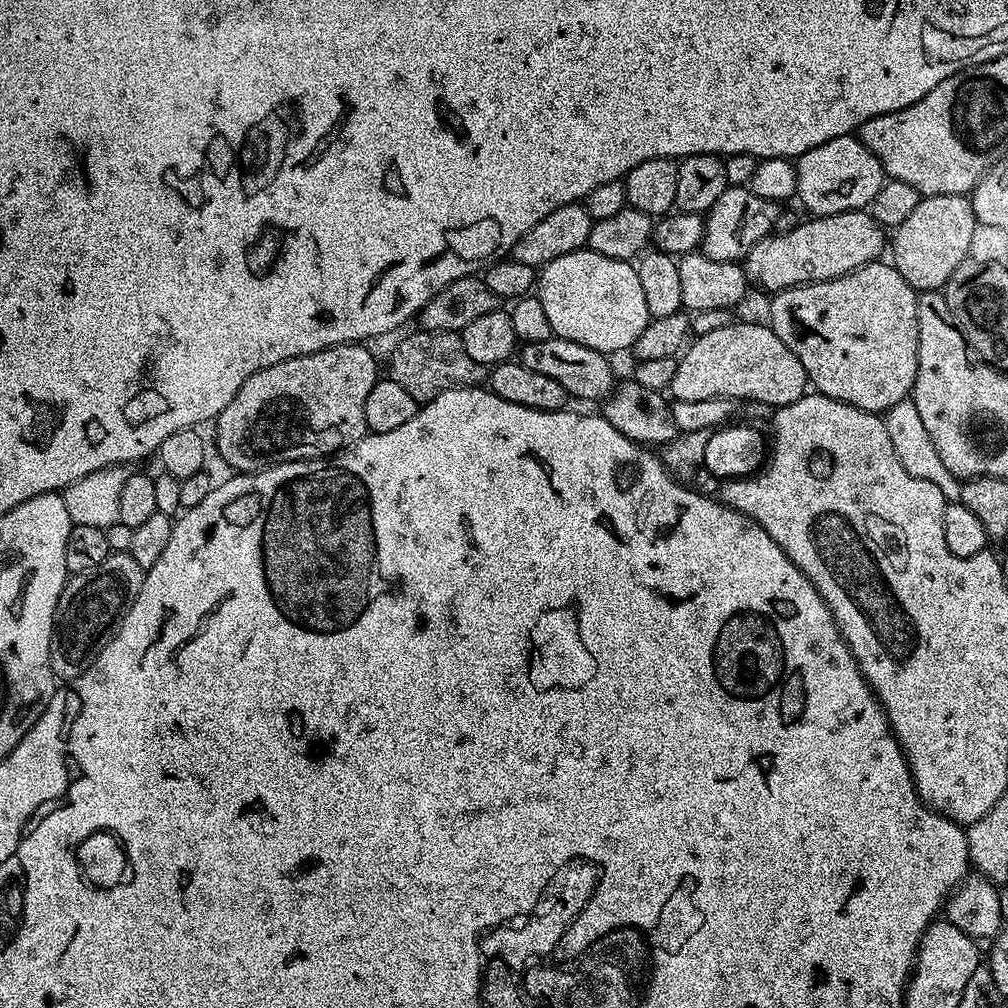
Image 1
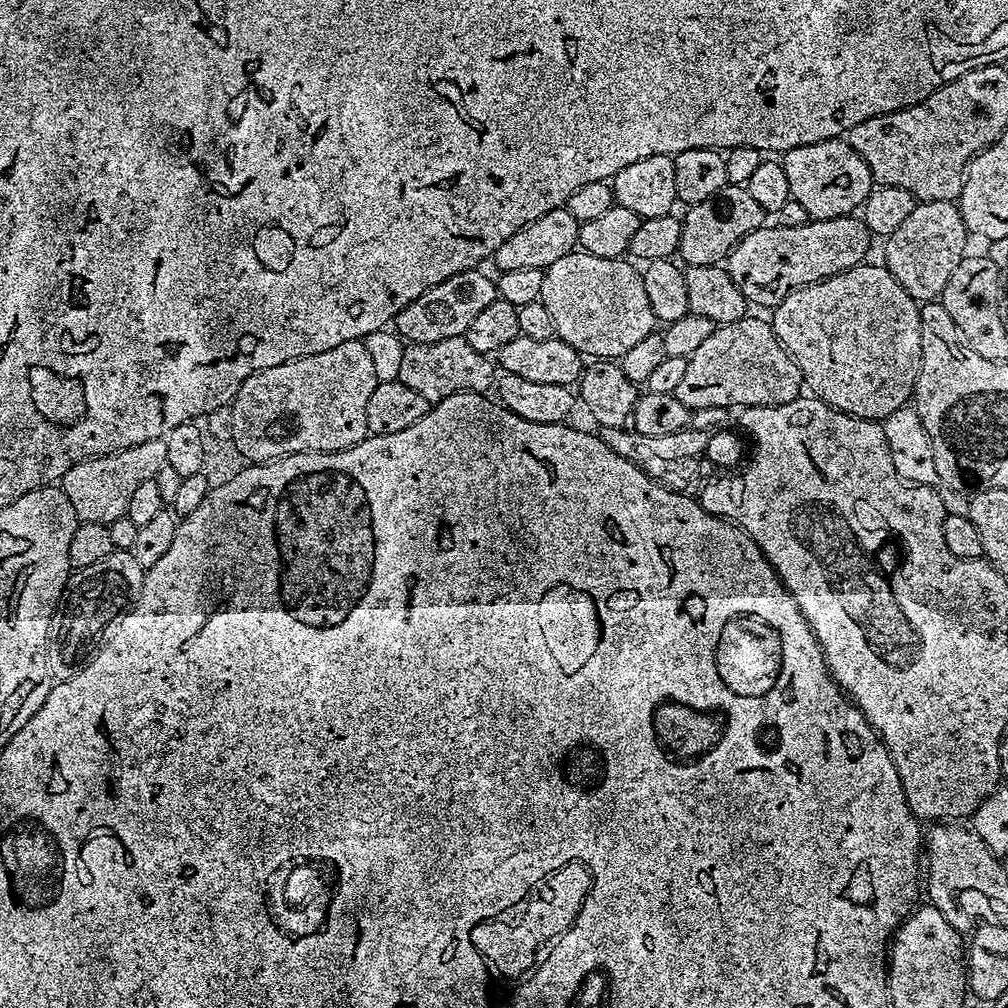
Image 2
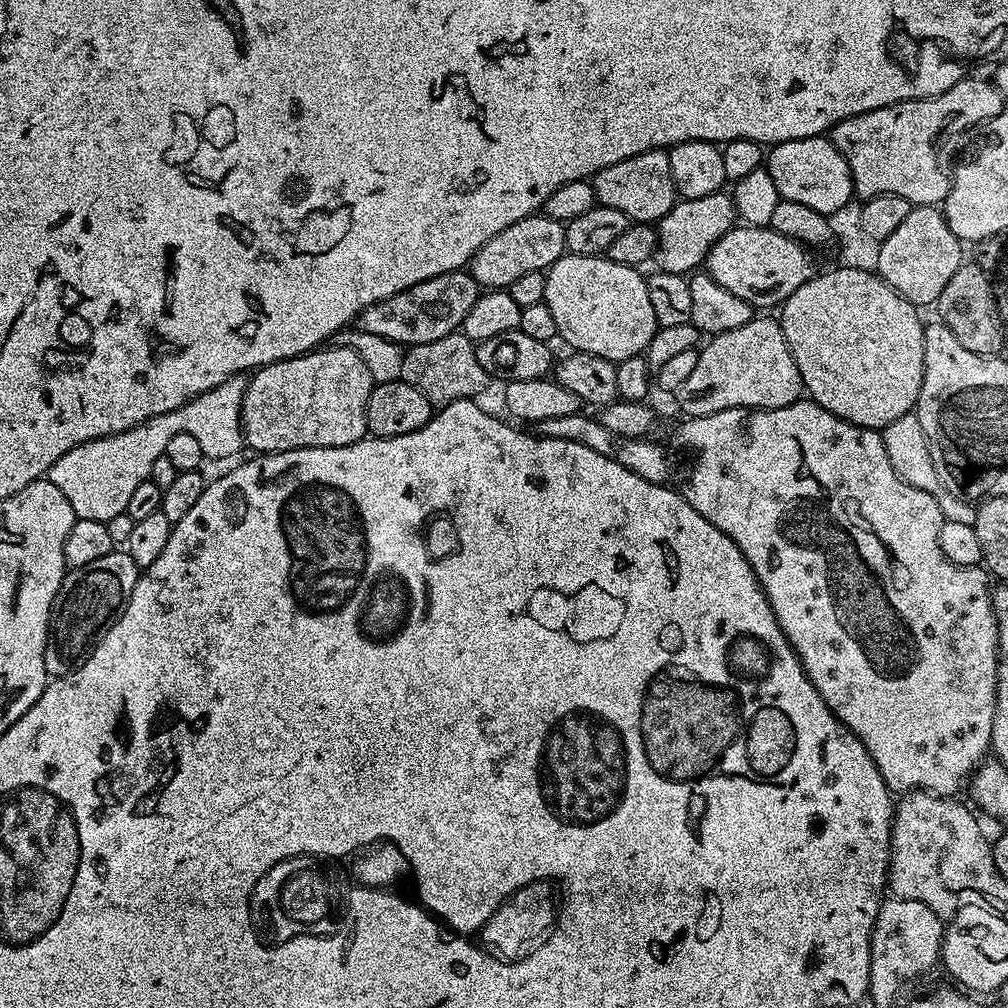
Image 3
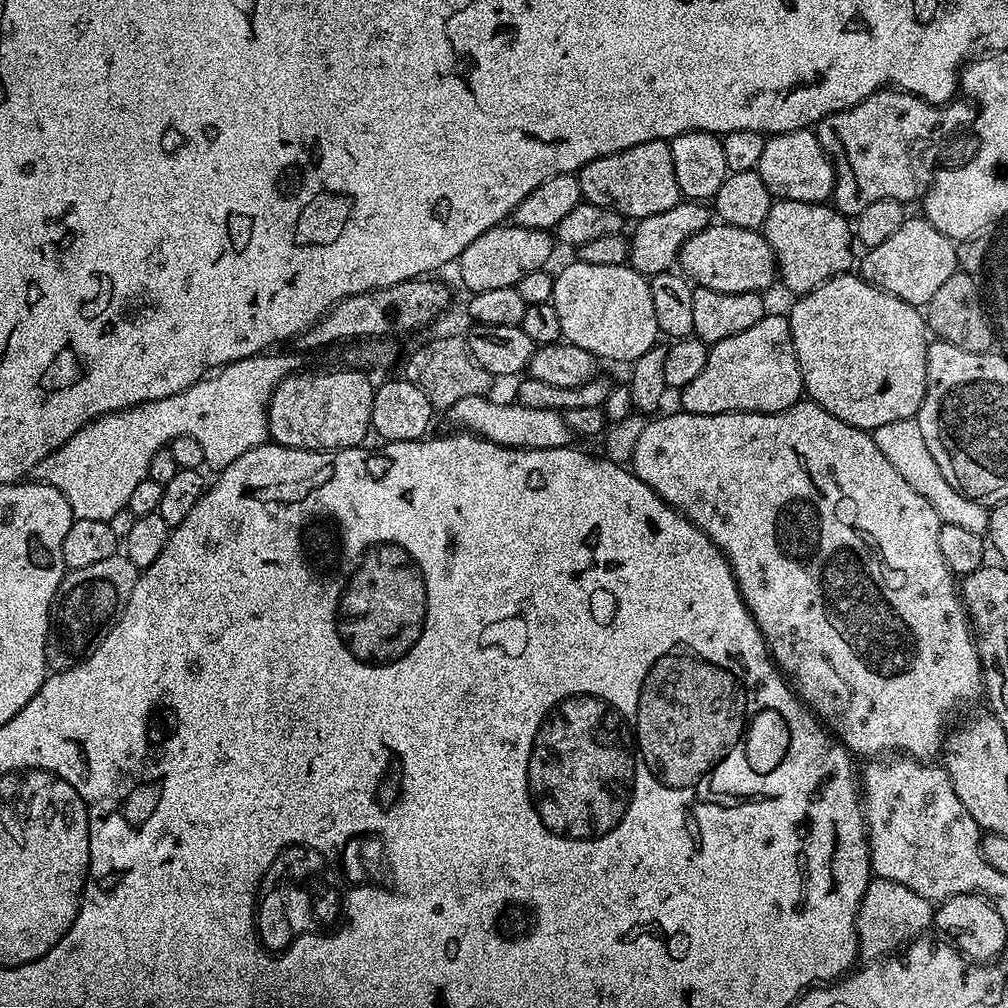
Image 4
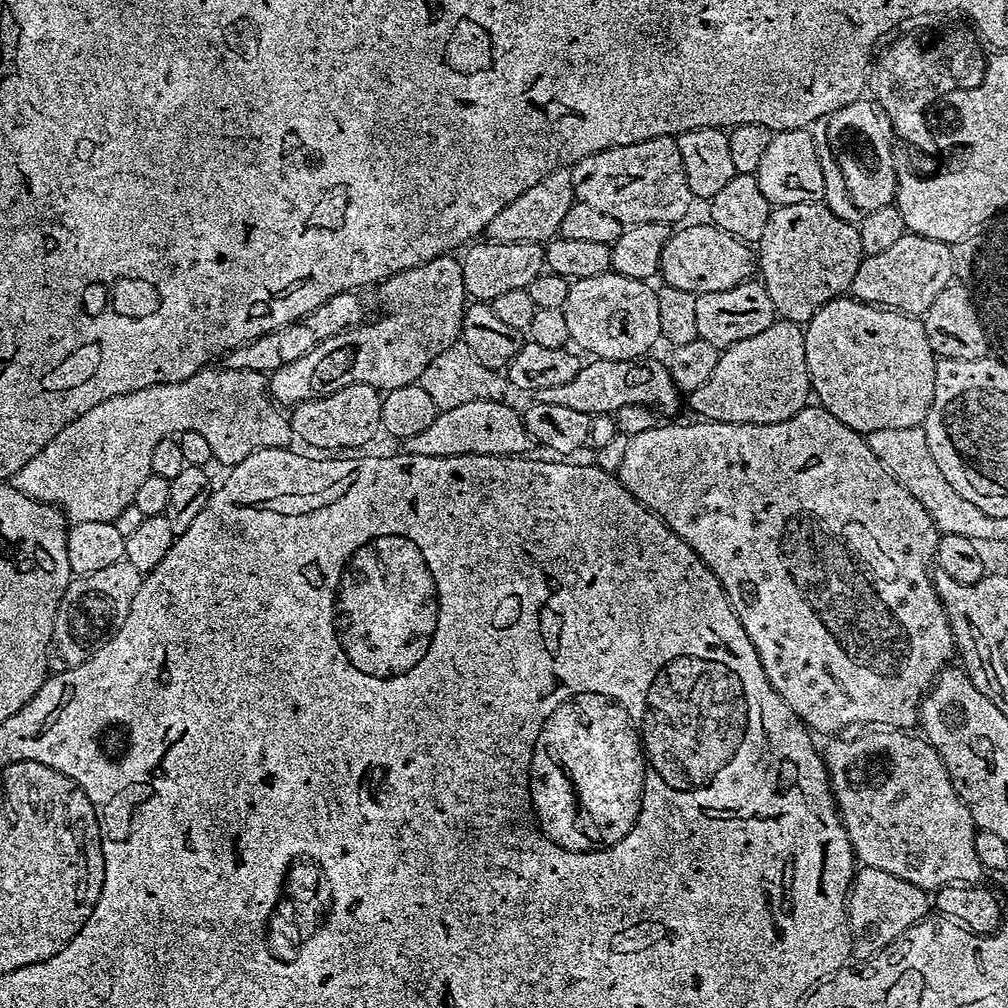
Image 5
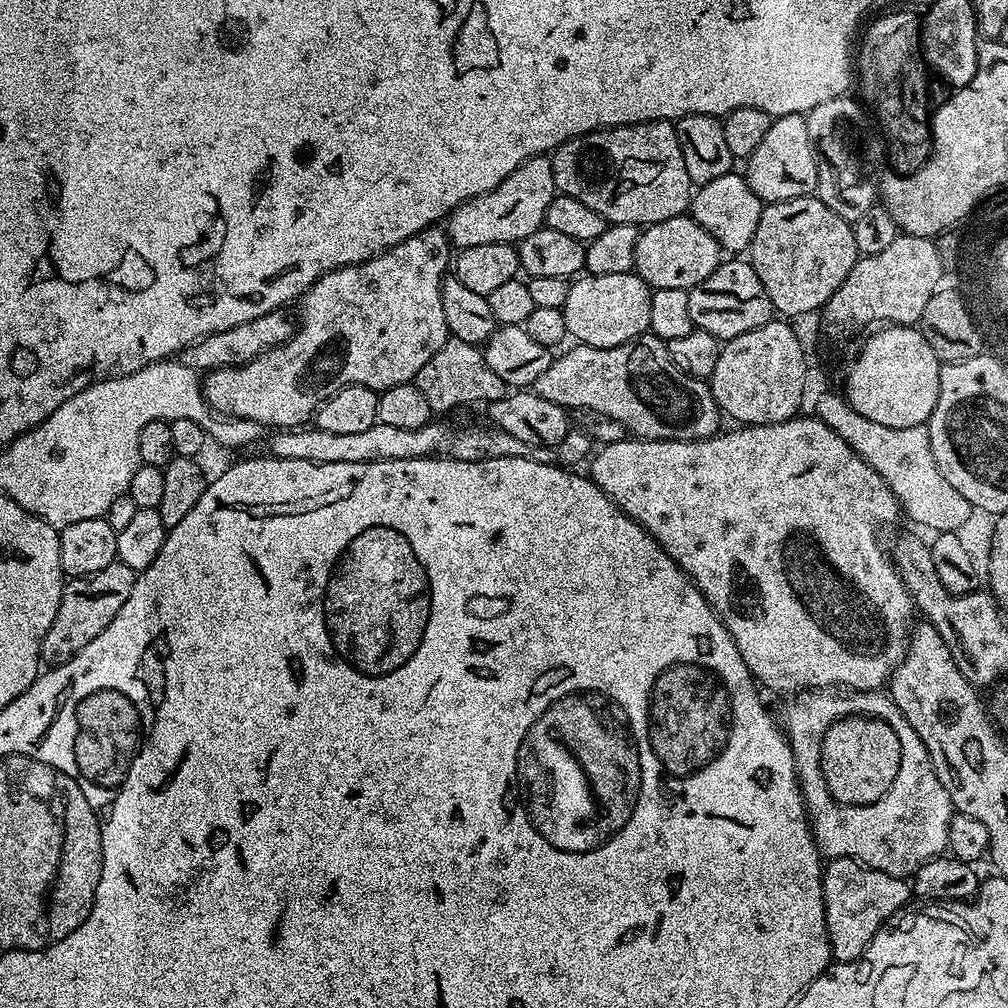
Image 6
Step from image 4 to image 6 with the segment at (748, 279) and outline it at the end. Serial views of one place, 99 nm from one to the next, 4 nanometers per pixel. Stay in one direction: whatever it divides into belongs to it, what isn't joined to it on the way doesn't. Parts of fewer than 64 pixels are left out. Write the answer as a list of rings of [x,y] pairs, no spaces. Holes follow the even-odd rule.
[[[685,214],[666,218],[657,224],[649,224],[636,239],[634,271],[655,290],[658,288],[686,288],[698,286],[702,278],[710,278],[720,265],[722,249],[718,241],[710,238],[702,226]]]

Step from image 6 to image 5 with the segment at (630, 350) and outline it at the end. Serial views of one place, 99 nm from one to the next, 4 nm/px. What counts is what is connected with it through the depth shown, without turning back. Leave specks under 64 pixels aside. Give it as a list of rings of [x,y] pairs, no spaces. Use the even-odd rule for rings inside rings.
[[[589,359],[587,362],[581,363],[580,368],[566,382],[561,385],[548,384],[541,387],[538,392],[539,399],[546,402],[558,402],[558,406],[571,406],[573,410],[582,410],[589,414],[614,414],[622,406],[630,406],[637,404],[643,408],[649,409],[657,414],[663,414],[665,417],[672,418],[676,411],[679,410],[680,404],[682,408],[682,393],[677,388],[676,383],[670,378],[667,368],[663,363],[656,364],[640,364],[639,359],[635,360],[597,360]]]

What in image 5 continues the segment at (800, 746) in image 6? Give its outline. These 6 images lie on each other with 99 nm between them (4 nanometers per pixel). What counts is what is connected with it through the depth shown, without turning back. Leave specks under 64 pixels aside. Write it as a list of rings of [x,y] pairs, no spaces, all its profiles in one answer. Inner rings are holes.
[[[890,726],[890,734],[885,734],[883,730],[865,732],[868,732],[865,736],[856,736],[853,740],[846,741],[842,754],[832,757],[829,755],[826,760],[828,779],[831,781],[836,776],[836,770],[848,764],[850,758],[858,756],[858,752],[882,750],[884,746],[890,746],[890,758],[894,770],[892,770],[892,778],[882,788],[852,792],[842,788],[838,782],[830,782],[832,795],[836,797],[838,815],[852,844],[855,859],[863,867],[886,870],[886,874],[894,874],[894,878],[902,878],[925,890],[943,888],[945,884],[979,885],[983,881],[980,879],[986,876],[986,870],[980,865],[976,853],[978,829],[972,820],[970,810],[964,805],[962,798],[958,798],[940,755],[928,745],[927,740],[919,735],[911,736],[913,733],[908,730]]]

